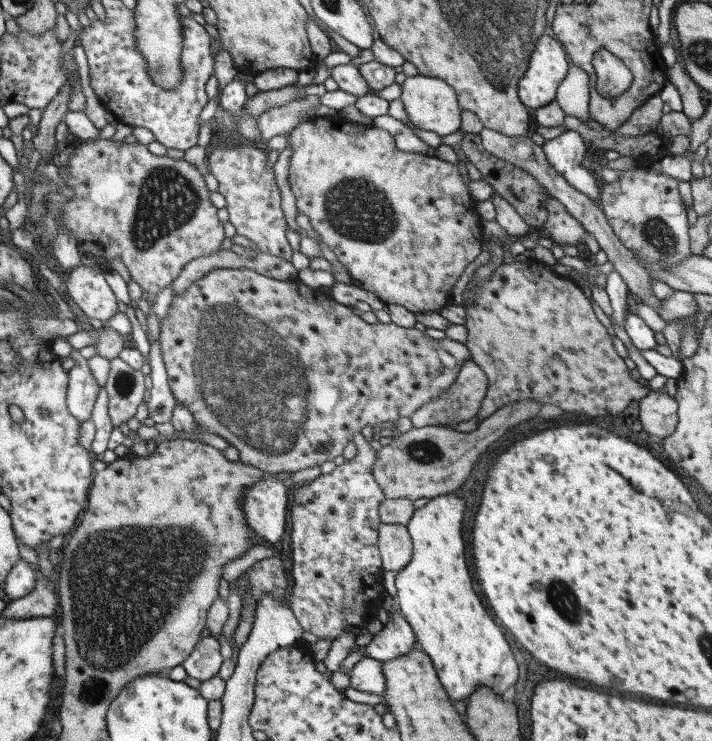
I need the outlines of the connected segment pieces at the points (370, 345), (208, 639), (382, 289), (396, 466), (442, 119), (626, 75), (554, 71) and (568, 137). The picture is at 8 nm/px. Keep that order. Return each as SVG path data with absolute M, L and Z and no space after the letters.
M248 267L215 268L195 280L182 295L173 298L160 326L159 339L163 363L175 400L190 409L202 432L226 438L230 446L235 446L240 451L240 462L267 473L295 473L302 468L321 466L328 460L334 460L336 456L343 454L347 444L353 442L354 435L362 428L371 426L383 431L390 422L397 422L401 416L412 416L421 406L443 394L456 380L463 362L471 359L470 351L463 343L447 337L442 340L432 339L415 327L406 328L394 323L369 324L354 314L350 306L347 307L329 297L323 288L311 289L300 281L276 280Z
M208 635L198 641L194 650L182 665L187 672L187 676L196 678L203 683L219 673L223 661L218 639Z
M315 116L312 120L304 121L291 130L288 140L292 150L288 180L296 198L298 212L310 218L314 230L334 250L334 254L351 274L353 282L360 288L376 294L382 302L402 305L413 313L439 311L445 305L452 304L455 284L460 280L468 264L480 254L484 240L479 226L481 217L476 209L476 203L469 197L469 190L460 175L459 168L437 157L402 151L387 130L352 123L340 116L335 118Z
M531 398L509 402L502 408L499 408L494 414L486 416L479 423L478 428L469 433L458 432L441 426L413 427L405 433L393 433L392 441L377 452L372 474L380 485L380 490L384 492L385 499L396 500L396 498L406 498L406 500L414 502L421 498L434 499L446 493L456 492L468 478L470 471L474 468L474 464L478 462L478 458L496 440L500 440L506 432L510 432L514 426L518 426L518 424L522 424L522 422L537 416L541 407L542 404L539 400L532 400Z
M412 76L406 78L402 84L401 100L410 120L422 130L435 132L440 136L448 136L454 134L460 129L462 118L462 109L456 92L452 90L450 84L446 84L440 78L432 78L430 76Z
M598 50L592 64L596 72L596 92L600 96L618 96L632 85L633 75L629 68L608 50Z
M544 34L530 56L526 73L518 82L522 104L537 109L554 101L568 68L568 56L560 42Z
M575 130L564 131L552 140L546 140L542 146L548 162L573 187L587 194L599 207L601 202L598 184L591 170L582 165L589 143Z

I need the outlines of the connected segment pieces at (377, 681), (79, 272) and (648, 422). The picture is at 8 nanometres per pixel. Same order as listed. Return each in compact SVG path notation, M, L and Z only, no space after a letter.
M364 657L350 670L351 687L360 692L378 694L385 698L385 676L383 673L383 662Z
M80 264L70 271L66 283L68 296L87 317L104 323L118 312L119 301L104 279L104 271Z
M650 391L639 400L639 416L644 430L660 438L670 436L678 422L678 403L667 392Z

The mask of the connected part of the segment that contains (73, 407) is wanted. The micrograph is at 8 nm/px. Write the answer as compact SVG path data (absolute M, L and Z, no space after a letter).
M79 350L72 351L70 357L76 363L74 368L69 370L67 407L82 423L91 418L94 403L102 386L95 380L88 361L80 355Z

